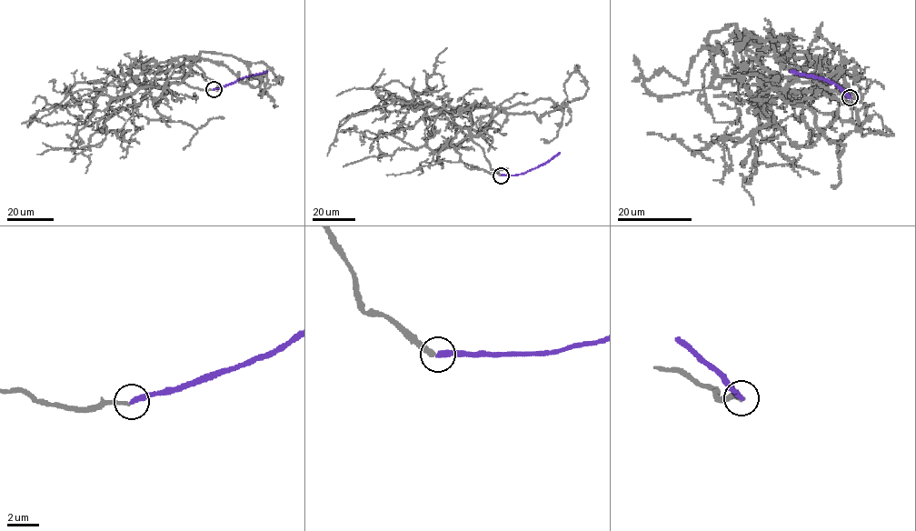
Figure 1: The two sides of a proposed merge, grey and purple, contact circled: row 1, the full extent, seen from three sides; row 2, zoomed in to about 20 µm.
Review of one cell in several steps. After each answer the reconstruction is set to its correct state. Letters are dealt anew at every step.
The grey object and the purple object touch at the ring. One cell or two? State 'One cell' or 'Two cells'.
One cell

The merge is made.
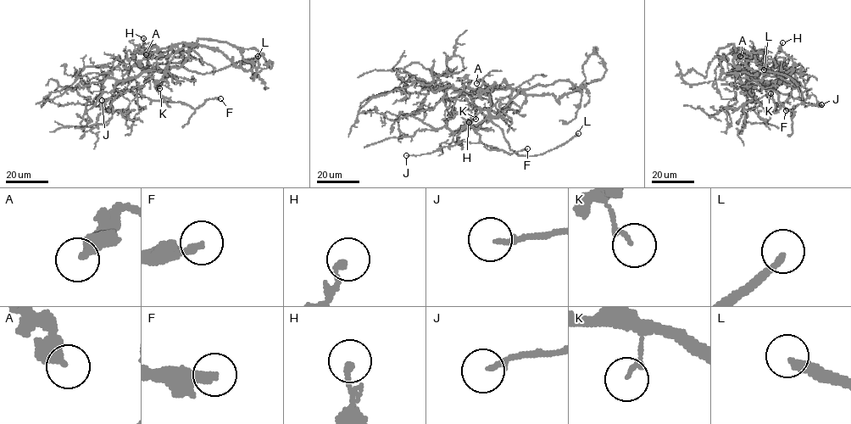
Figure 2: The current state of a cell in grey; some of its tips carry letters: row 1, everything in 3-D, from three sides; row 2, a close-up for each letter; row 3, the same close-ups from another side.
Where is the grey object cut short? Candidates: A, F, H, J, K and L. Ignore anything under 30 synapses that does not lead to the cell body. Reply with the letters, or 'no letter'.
F, L

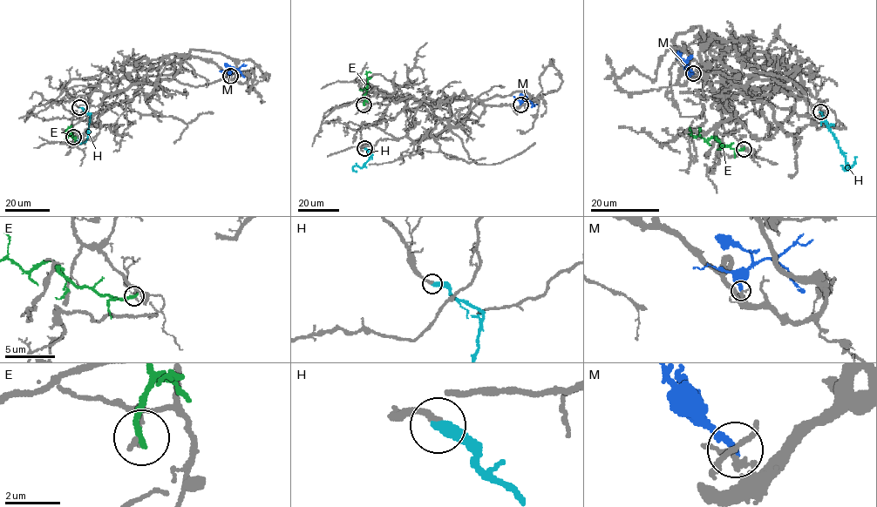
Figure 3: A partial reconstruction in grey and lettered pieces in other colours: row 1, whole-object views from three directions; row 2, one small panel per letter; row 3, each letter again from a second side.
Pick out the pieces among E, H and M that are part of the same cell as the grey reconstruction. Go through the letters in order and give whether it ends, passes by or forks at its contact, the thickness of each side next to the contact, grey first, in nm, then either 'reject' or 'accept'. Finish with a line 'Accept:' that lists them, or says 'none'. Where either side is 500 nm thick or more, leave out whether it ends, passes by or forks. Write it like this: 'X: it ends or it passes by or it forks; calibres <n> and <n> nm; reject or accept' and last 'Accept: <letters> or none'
E: it ends; calibres 190 and 240 nm; reject
H: it ends; calibres 200 and 420 nm; accept
M: it ends; calibres 150 and 240 nm; reject
Accept: H

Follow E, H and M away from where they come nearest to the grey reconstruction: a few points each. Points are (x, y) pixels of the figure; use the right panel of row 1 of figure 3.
E: (744, 149), (730, 149), (714, 137), (706, 140), (694, 137), (690, 128)
H: (820, 111), (845, 157), (846, 165), (844, 168), (853, 165), (855, 156)
M: (693, 73), (684, 63), (685, 69), (692, 75)

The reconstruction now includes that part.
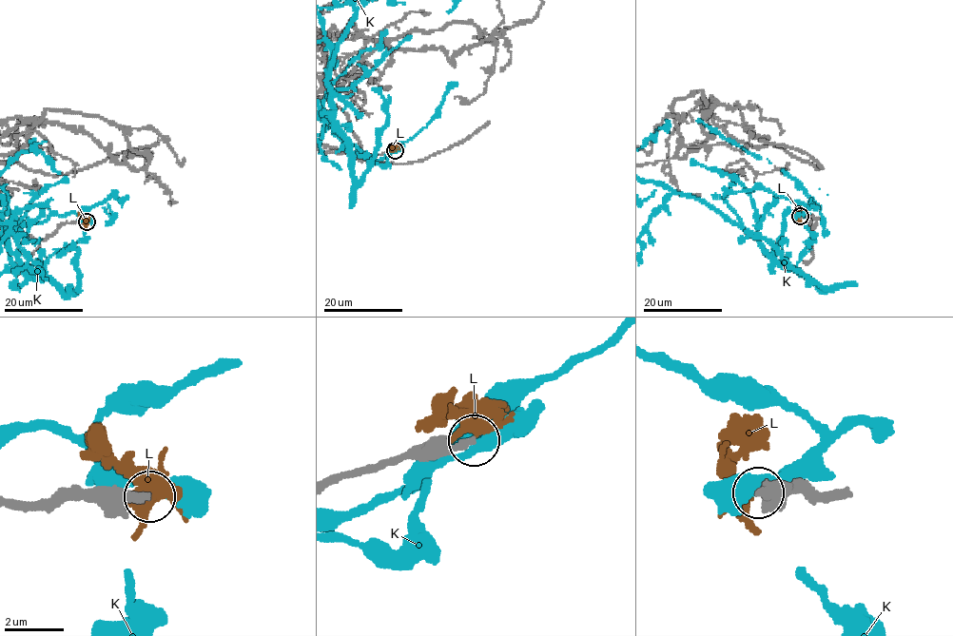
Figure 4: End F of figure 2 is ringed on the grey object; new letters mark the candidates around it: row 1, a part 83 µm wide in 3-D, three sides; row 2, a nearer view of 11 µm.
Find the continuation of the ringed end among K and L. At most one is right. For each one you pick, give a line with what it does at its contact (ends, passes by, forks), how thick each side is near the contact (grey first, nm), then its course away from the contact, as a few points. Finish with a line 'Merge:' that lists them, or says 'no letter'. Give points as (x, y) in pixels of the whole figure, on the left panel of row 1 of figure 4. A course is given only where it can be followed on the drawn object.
Merge: no letter

